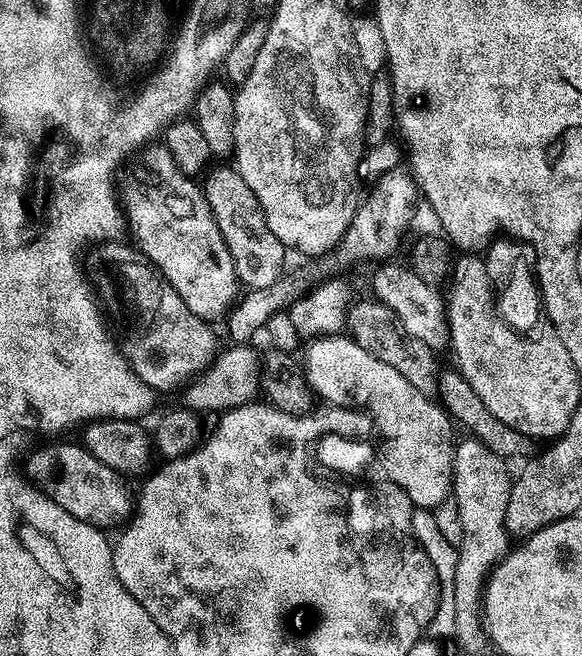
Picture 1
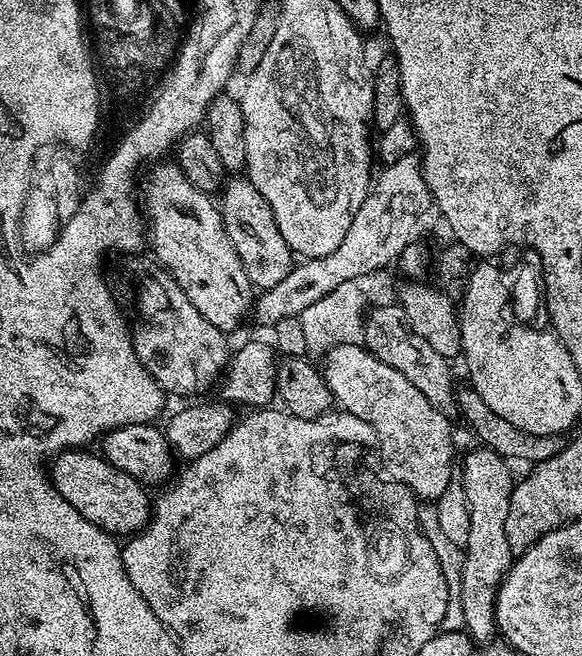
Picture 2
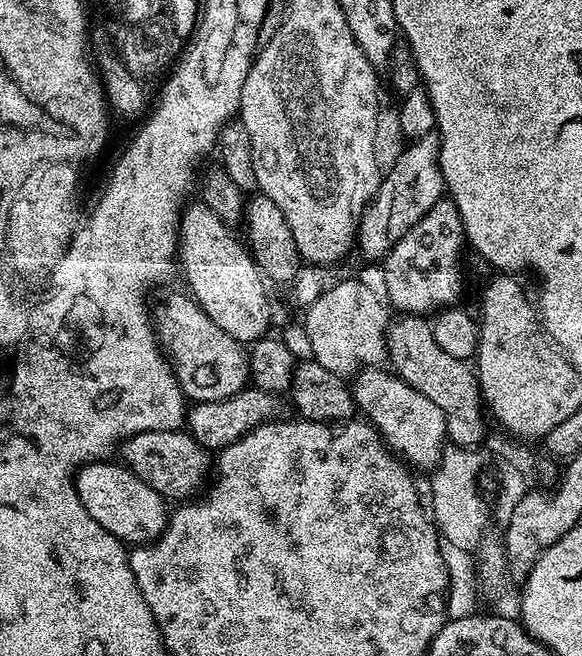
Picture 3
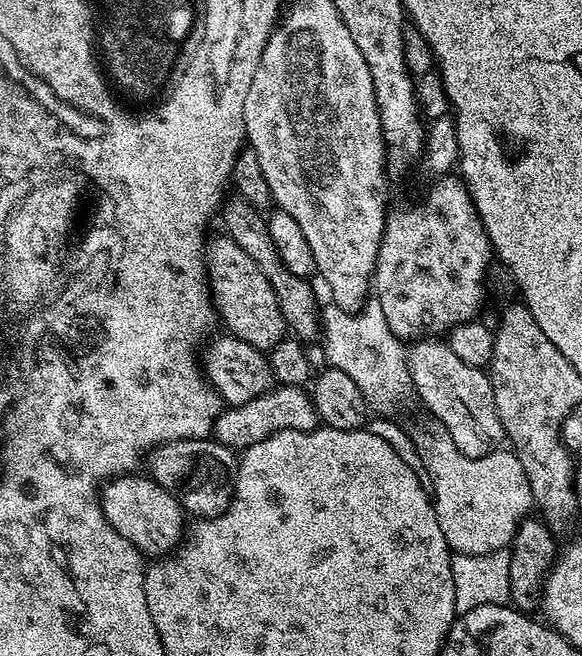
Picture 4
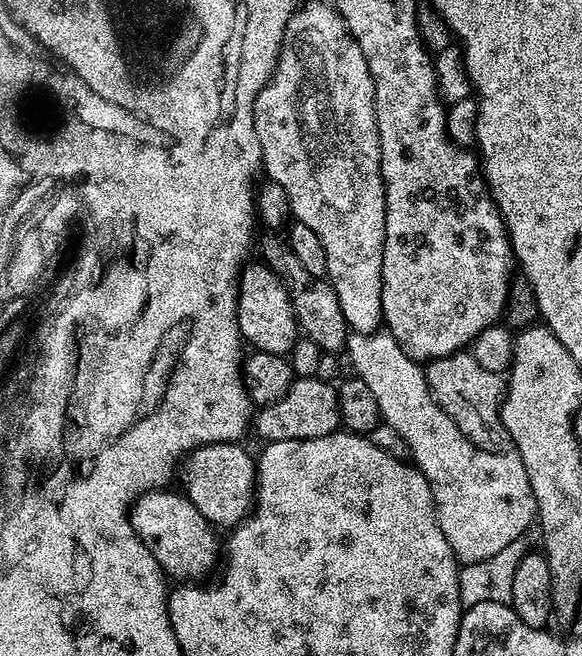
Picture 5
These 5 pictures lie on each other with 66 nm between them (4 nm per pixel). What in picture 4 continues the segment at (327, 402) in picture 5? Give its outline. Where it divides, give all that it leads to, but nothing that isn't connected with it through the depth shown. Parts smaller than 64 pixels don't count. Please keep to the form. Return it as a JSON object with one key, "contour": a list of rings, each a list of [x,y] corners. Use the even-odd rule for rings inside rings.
{"contour":[[[283,384],[273,387],[266,394],[250,402],[225,407],[215,420],[213,437],[220,444],[233,450],[243,450],[282,430],[310,432],[319,425],[320,419],[311,401],[309,391],[301,385]]]}

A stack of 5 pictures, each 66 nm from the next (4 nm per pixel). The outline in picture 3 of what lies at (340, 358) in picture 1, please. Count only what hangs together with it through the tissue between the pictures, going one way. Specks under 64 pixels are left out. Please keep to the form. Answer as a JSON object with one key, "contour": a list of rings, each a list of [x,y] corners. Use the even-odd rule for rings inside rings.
{"contour":[[[368,366],[361,371],[364,373],[357,378],[356,384],[354,380],[351,389],[357,409],[361,413],[364,411],[363,419],[379,432],[385,444],[404,464],[411,466],[413,469],[435,469],[446,451],[448,431],[446,430],[446,418],[442,414],[442,410],[438,410],[438,406],[434,406],[434,402],[430,402],[430,398],[426,398],[426,394],[418,394],[418,390],[414,390],[405,380],[401,380],[391,371],[388,371],[389,373],[383,372],[384,370],[380,366]]]}

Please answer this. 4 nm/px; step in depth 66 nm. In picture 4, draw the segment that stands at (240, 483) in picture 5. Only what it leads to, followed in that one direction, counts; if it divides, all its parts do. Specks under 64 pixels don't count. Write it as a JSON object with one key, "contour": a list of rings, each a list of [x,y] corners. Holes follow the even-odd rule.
{"contour":[[[215,438],[202,440],[175,440],[151,449],[146,456],[147,475],[158,486],[171,492],[180,501],[185,513],[196,518],[207,518],[222,514],[230,499],[229,485],[220,480],[212,480],[212,468],[235,469],[238,456],[233,449],[220,444]]]}

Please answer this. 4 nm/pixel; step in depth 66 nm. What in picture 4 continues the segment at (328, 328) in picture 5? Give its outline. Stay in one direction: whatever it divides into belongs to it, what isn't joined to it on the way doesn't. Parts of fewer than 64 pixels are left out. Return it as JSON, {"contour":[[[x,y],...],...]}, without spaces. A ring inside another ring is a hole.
{"contour":[[[232,194],[225,199],[222,205],[223,216],[223,231],[232,237],[235,244],[242,246],[242,250],[246,250],[246,254],[250,254],[250,258],[254,258],[254,262],[258,262],[258,270],[262,270],[262,274],[266,274],[266,280],[270,282],[278,298],[285,329],[301,342],[319,341],[322,336],[322,304],[316,301],[316,292],[308,285],[309,281],[305,277],[290,274],[290,270],[284,268],[282,258],[268,233],[268,221],[262,215],[261,209],[250,206],[250,202],[246,202],[246,198]]]}

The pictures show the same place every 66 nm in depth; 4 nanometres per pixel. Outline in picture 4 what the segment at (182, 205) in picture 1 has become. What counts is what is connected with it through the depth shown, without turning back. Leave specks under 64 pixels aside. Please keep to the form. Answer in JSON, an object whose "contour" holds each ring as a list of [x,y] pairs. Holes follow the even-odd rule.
{"contour":[[[219,234],[207,241],[206,244],[206,263],[208,265],[208,278],[212,289],[212,299],[214,307],[218,313],[222,324],[225,324],[227,331],[231,335],[236,336],[242,342],[246,342],[250,346],[261,350],[271,350],[285,339],[286,329],[284,326],[284,318],[282,310],[278,304],[278,298],[270,282],[266,280],[266,274],[262,274],[262,270],[258,270],[258,262],[254,262],[254,258],[250,258],[250,254],[246,254],[246,250],[242,250],[242,246],[238,246],[232,241],[232,237],[227,234]]]}

